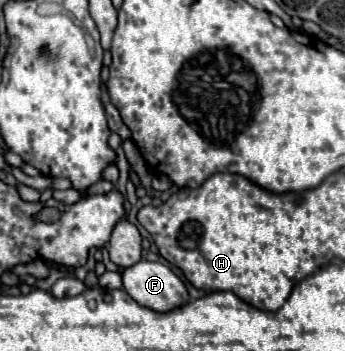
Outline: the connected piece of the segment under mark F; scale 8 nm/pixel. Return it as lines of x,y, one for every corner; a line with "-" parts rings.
138,261
122,271
122,281
132,299
154,311
172,311
190,299
182,279
162,263

